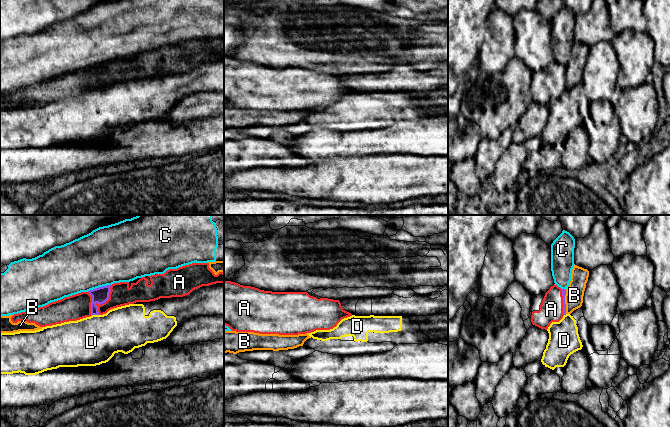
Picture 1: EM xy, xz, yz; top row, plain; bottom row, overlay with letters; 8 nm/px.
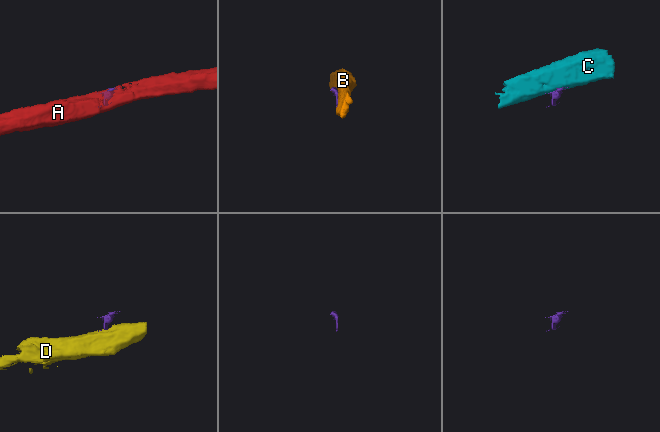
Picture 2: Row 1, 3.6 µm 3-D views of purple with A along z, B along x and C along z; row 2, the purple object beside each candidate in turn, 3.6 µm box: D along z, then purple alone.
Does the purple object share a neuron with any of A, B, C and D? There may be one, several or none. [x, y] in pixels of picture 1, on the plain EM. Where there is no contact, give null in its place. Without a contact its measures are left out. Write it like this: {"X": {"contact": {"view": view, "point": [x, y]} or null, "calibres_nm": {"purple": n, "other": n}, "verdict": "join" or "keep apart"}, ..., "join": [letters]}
{"A": {"contact": {"view": "xy", "point": [104, 78]}, "calibres_nm": {"purple": 130, "other": 180}, "verdict": "join"}, "B": {"contact": {"view": "yz", "point": [564, 77]}, "calibres_nm": {"purple": 30, "other": 140}, "verdict": "keep apart"}, "C": {"contact": {"view": "xy", "point": [99, 63]}, "calibres_nm": {"purple": 130, "other": 460}, "verdict": "keep apart"}, "D": {"contact": {"view": "xy", "point": [96, 90]}, "calibres_nm": {"purple": 130, "other": 400}, "verdict": "keep apart"}, "join": ["A"]}

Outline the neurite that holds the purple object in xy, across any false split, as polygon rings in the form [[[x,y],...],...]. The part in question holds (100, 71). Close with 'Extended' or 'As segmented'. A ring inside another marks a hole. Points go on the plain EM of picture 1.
[[[195,38],[169,45],[164,50],[114,59],[65,73],[46,82],[14,90],[11,97],[26,97],[40,103],[52,102],[92,91],[103,91],[111,85],[136,78],[183,73],[202,62],[216,59],[224,59],[224,49],[215,51],[209,39]]]. Extended

